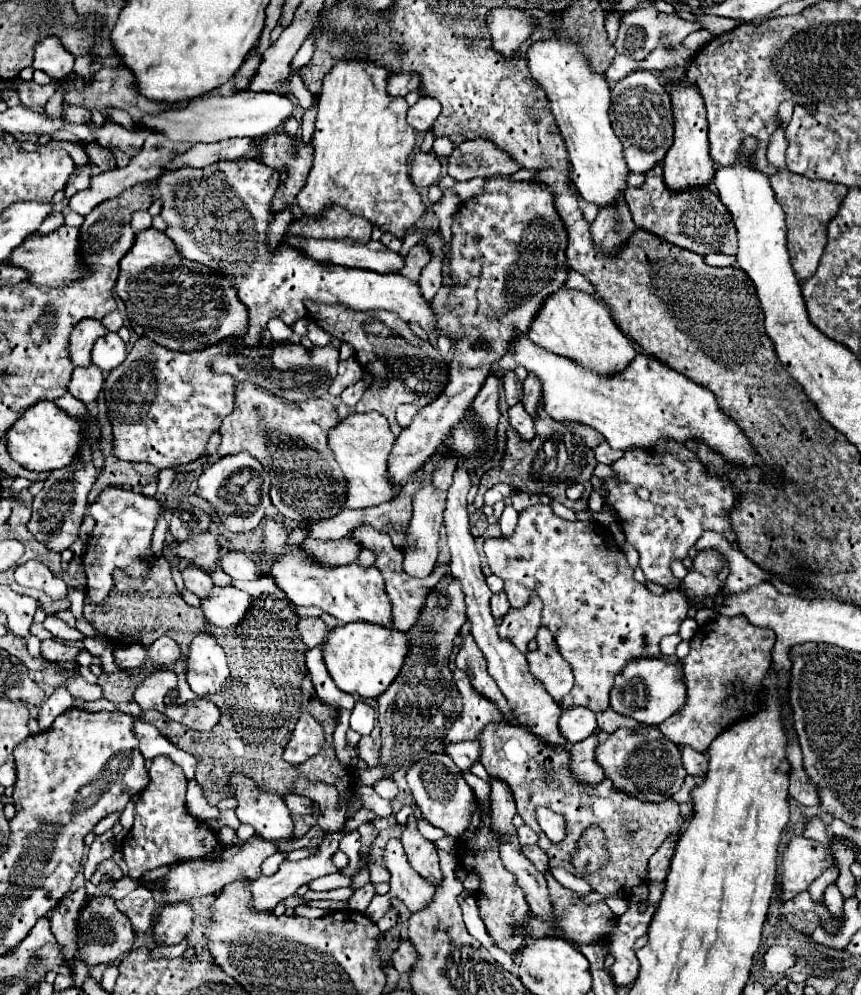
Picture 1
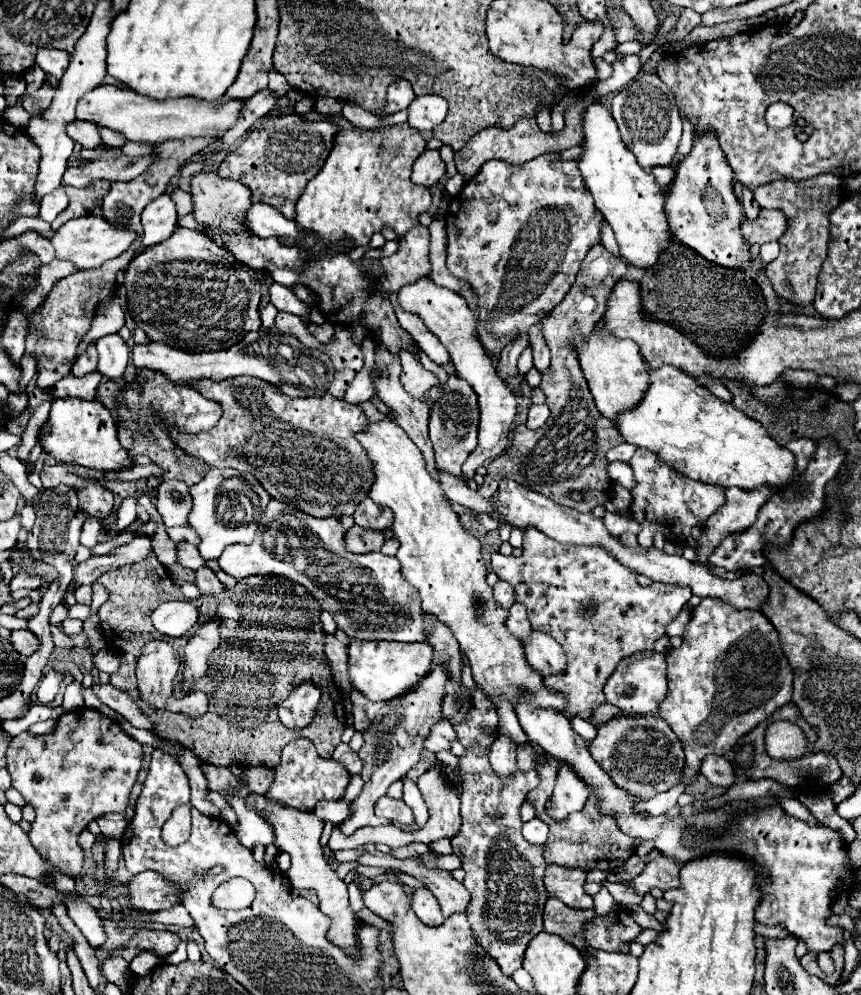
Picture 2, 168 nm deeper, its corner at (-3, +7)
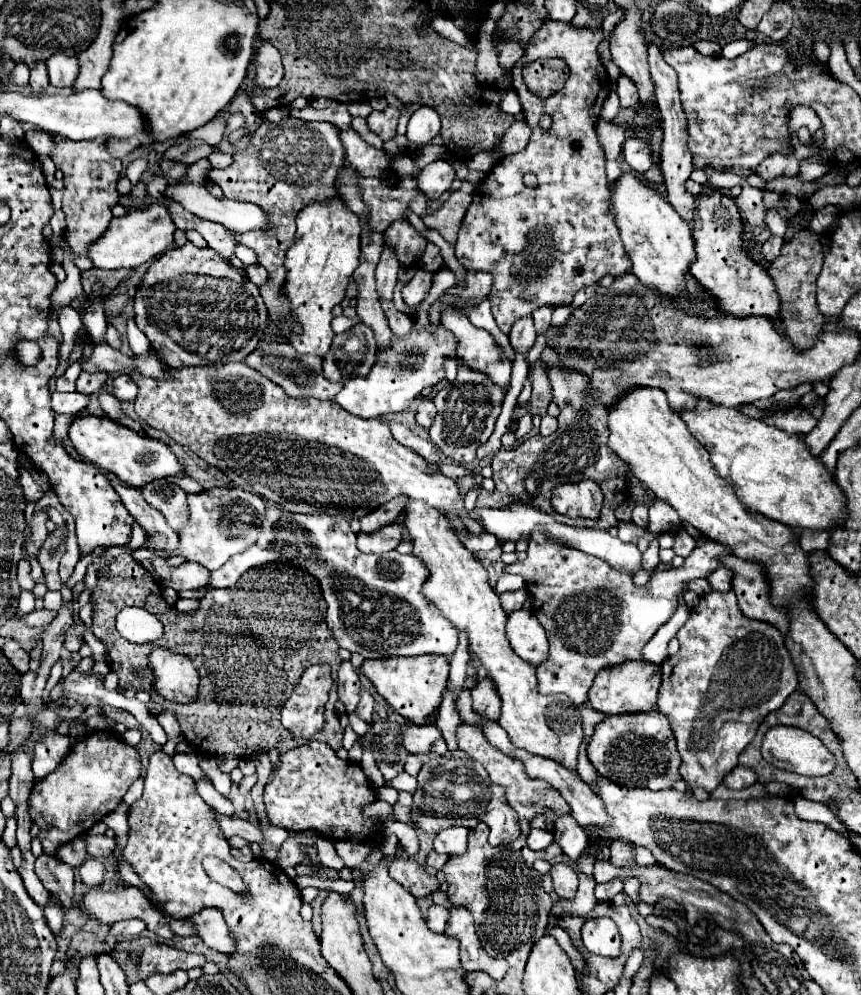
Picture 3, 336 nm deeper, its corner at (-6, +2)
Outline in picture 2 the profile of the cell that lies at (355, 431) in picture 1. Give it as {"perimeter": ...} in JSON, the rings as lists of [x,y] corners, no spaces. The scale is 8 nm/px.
{"perimeter":[[[386,418],[382,422],[372,422],[370,428],[366,432],[360,432],[356,438],[358,442],[362,442],[364,450],[368,452],[374,464],[374,472],[376,472],[376,480],[368,496],[376,504],[388,506],[394,512],[396,520],[392,524],[392,534],[400,540],[400,550],[396,558],[402,564],[402,576],[420,592],[422,608],[428,614],[434,614],[440,622],[444,622],[450,628],[450,632],[460,644],[462,654],[468,658],[476,686],[486,694],[488,700],[494,702],[496,698],[504,698],[506,702],[512,704],[512,708],[516,708],[522,694],[530,694],[530,700],[528,700],[530,706],[552,708],[556,712],[564,712],[566,696],[544,686],[542,674],[534,672],[534,668],[530,668],[530,664],[524,658],[522,640],[516,638],[512,632],[508,632],[506,628],[508,610],[498,608],[492,596],[492,588],[486,584],[486,566],[482,558],[482,546],[462,526],[458,514],[450,508],[450,502],[442,486],[426,470],[422,452],[412,444],[412,440],[402,432],[402,428],[398,428],[398,424],[392,418]]]}

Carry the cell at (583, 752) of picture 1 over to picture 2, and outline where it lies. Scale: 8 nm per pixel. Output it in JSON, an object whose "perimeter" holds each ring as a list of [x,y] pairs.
{"perimeter":[[[562,764],[554,794],[546,804],[546,813],[554,816],[556,820],[564,820],[572,812],[578,812],[584,808],[588,794],[590,794],[590,788],[574,774],[574,770],[570,770],[570,766]]]}

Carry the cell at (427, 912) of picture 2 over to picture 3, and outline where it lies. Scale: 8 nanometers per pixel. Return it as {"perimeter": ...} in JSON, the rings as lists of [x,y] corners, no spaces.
{"perimeter":[[[431,905],[427,909],[427,927],[433,931],[433,933],[443,933],[445,931],[445,923],[447,923],[447,909],[441,907],[441,905]]]}

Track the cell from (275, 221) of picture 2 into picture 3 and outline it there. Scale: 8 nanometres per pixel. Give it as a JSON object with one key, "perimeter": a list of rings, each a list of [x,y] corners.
{"perimeter":[[[171,183],[165,189],[165,195],[175,199],[177,203],[181,203],[189,213],[201,217],[201,219],[209,219],[215,223],[221,223],[225,229],[233,231],[233,233],[247,233],[247,231],[267,231],[271,227],[267,213],[253,203],[245,203],[245,201],[237,201],[237,199],[227,199],[227,197],[213,197],[203,185],[181,185],[181,183]]]}

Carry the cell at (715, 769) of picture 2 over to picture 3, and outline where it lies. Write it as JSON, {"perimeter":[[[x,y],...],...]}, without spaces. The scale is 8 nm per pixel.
{"perimeter":[[[737,765],[731,773],[725,775],[723,785],[725,785],[727,789],[745,789],[745,787],[753,785],[755,781],[757,781],[757,777],[755,777],[753,769],[743,767],[743,765]]]}

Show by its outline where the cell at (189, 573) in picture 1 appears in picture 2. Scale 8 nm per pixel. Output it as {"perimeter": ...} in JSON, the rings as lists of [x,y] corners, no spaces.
{"perimeter":[[[180,542],[176,546],[176,552],[178,552],[178,564],[190,568],[190,570],[198,570],[200,566],[204,566],[204,560],[200,558],[198,550],[194,544],[190,542]]]}

